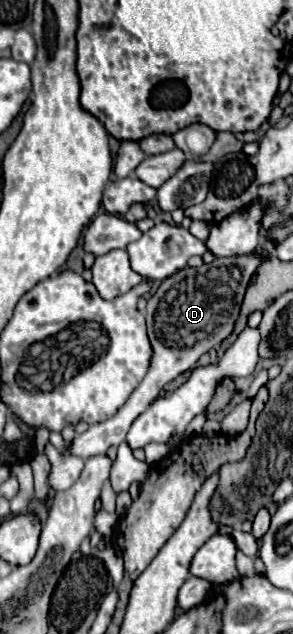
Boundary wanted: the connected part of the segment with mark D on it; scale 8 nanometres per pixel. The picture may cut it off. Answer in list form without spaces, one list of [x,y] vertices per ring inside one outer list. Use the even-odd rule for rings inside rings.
[[[253,255],[219,257],[213,263],[203,265],[199,269],[185,267],[159,285],[155,295],[149,297],[145,311],[147,335],[153,347],[147,375],[113,417],[91,425],[81,435],[75,435],[69,451],[71,455],[87,459],[103,453],[105,451],[103,443],[121,443],[129,427],[133,425],[133,419],[137,419],[137,415],[141,415],[141,411],[145,411],[145,407],[149,407],[149,403],[153,403],[153,399],[159,397],[161,389],[169,381],[173,381],[185,371],[191,371],[203,353],[217,349],[221,341],[229,337],[237,321],[247,283],[255,273],[255,269],[259,267],[259,263],[261,261]],[[191,341],[195,341],[193,347]]]

